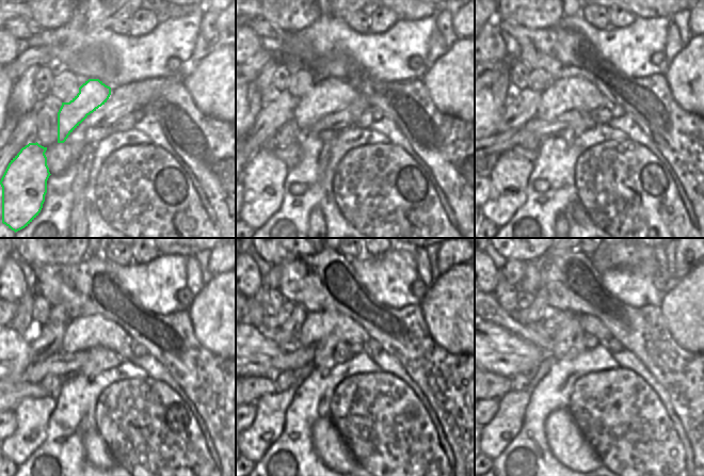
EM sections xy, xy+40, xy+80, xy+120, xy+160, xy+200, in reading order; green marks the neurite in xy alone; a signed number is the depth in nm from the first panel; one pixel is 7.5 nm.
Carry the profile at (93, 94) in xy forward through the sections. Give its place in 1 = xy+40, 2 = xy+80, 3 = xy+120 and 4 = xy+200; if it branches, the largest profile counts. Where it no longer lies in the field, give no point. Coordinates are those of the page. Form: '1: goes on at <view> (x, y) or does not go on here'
1: goes on at xy+40 (330, 95)
2: goes on at xy+80 (572, 93)
3: goes on at xy+120 (80, 334)
4: goes on at xy+200 (590, 324)

